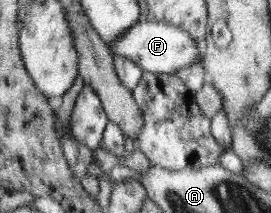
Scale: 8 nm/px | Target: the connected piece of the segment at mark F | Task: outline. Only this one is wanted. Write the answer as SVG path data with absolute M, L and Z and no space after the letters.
M140 21L132 25L124 35L110 44L109 50L113 55L128 57L142 69L143 72L176 73L180 68L196 66L201 57L202 42L190 37L185 30L156 21Z

